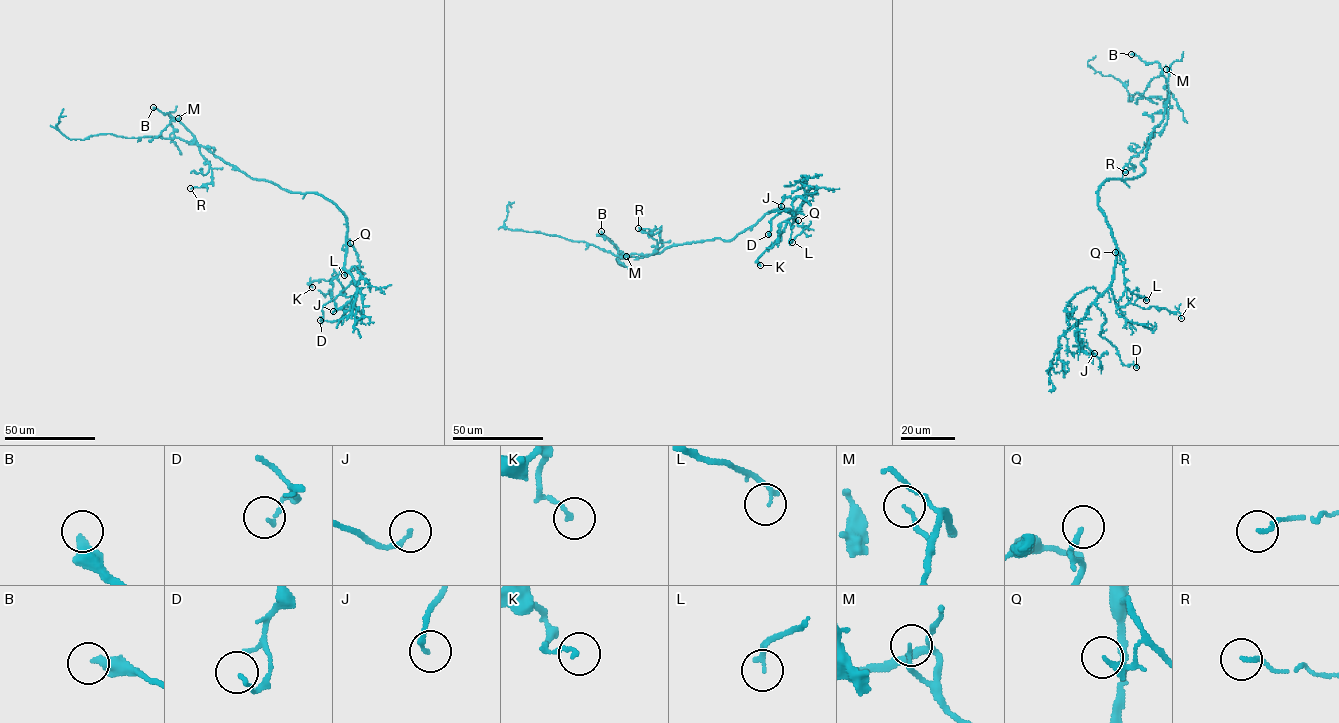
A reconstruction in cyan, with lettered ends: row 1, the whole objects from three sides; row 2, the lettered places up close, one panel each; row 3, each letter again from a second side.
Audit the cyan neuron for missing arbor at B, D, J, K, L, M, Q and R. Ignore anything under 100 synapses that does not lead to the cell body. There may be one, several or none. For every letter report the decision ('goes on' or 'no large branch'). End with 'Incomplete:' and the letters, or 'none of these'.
B: no large branch
D: no large branch
J: no large branch
K: no large branch
L: no large branch
M: no large branch
Q: no large branch
R: no large branch
Incomplete: none of these

